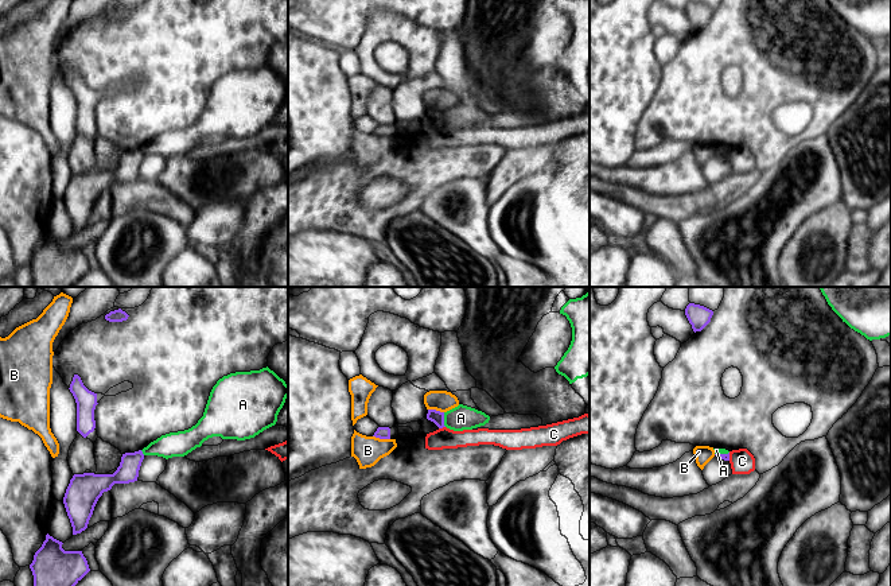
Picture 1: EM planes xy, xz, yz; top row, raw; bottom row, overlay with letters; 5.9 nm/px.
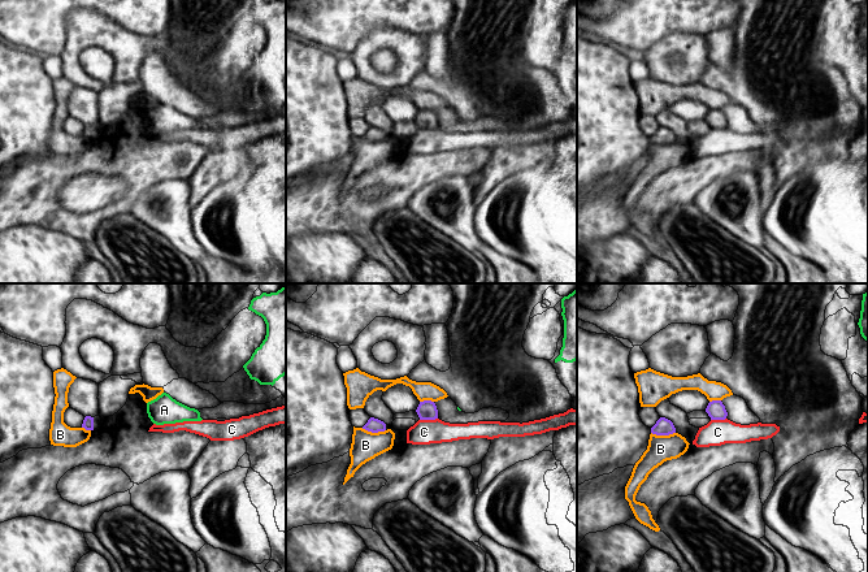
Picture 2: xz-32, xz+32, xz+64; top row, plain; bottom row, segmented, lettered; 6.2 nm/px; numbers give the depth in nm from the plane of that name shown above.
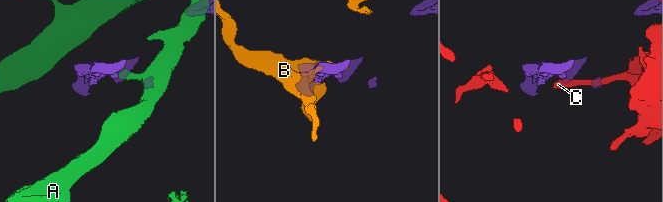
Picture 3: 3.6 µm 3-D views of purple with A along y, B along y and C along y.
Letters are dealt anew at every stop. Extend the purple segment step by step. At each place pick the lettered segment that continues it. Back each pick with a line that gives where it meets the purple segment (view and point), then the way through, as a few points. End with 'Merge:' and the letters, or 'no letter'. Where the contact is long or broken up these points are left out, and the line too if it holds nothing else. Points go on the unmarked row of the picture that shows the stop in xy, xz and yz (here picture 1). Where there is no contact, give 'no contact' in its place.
Merge: no letter

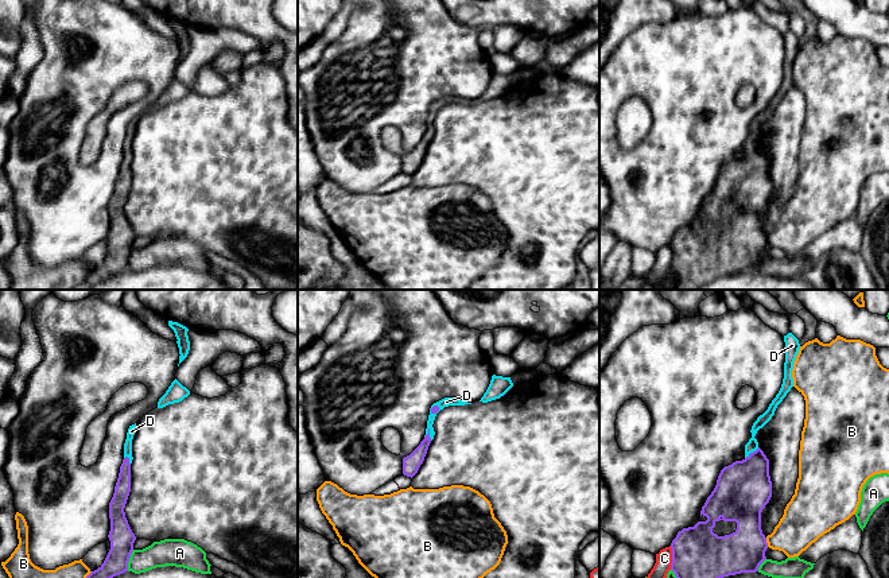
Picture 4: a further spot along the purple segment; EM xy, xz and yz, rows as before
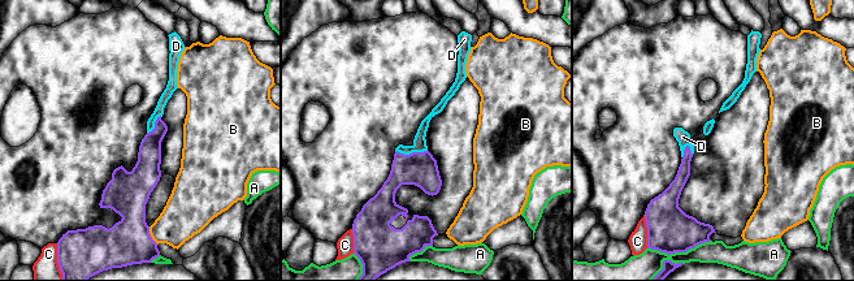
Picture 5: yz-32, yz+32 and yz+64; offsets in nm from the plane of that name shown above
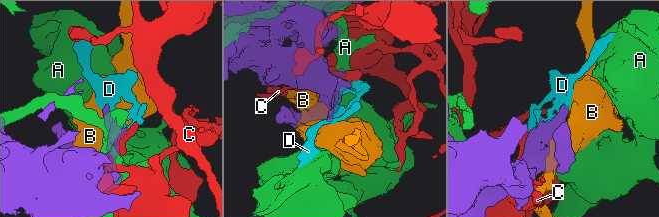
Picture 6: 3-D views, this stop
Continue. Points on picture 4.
D: contact xz (429, 132)
Merge: D

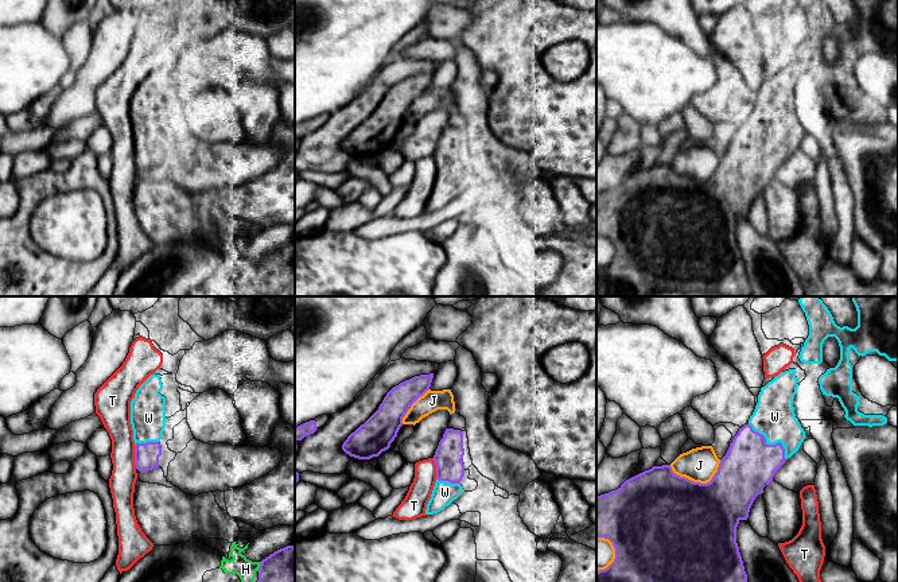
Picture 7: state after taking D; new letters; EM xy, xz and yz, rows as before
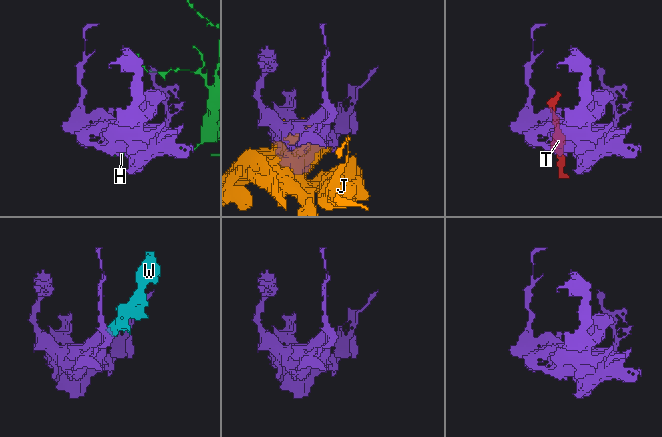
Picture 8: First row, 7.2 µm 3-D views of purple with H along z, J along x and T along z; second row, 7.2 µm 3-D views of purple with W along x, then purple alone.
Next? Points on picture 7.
W: contact yz (770, 143); way yz (749, 162), (770, 143), (774, 115)
Merge: W

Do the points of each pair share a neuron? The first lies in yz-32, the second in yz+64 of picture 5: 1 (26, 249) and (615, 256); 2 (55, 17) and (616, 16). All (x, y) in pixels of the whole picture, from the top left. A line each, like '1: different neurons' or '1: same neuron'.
1: same neuron
2: same neuron

